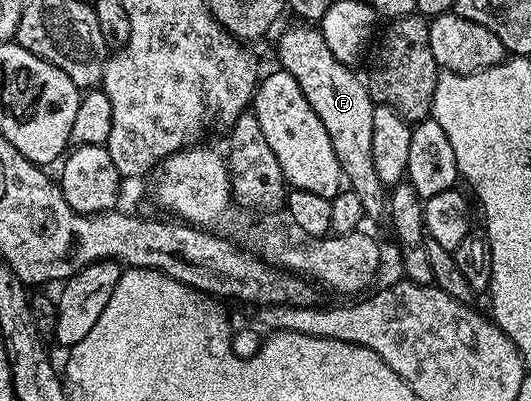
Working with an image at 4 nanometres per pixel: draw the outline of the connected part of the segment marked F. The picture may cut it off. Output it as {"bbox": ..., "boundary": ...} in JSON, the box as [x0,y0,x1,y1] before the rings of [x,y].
{"bbox":[280,23,388,218],"boundary":[[[296,23],[280,37],[280,65],[283,72],[294,75],[298,79],[298,87],[302,87],[302,95],[314,107],[314,115],[322,119],[322,127],[326,127],[326,135],[330,135],[330,143],[334,147],[334,155],[340,164],[340,172],[347,188],[358,195],[362,202],[365,218],[383,218],[388,212],[388,193],[374,172],[374,155],[372,153],[372,132],[374,119],[372,111],[374,102],[368,93],[368,86],[363,80],[355,77],[353,70],[334,59],[334,51],[326,47],[326,39],[319,28],[312,23]]]}

